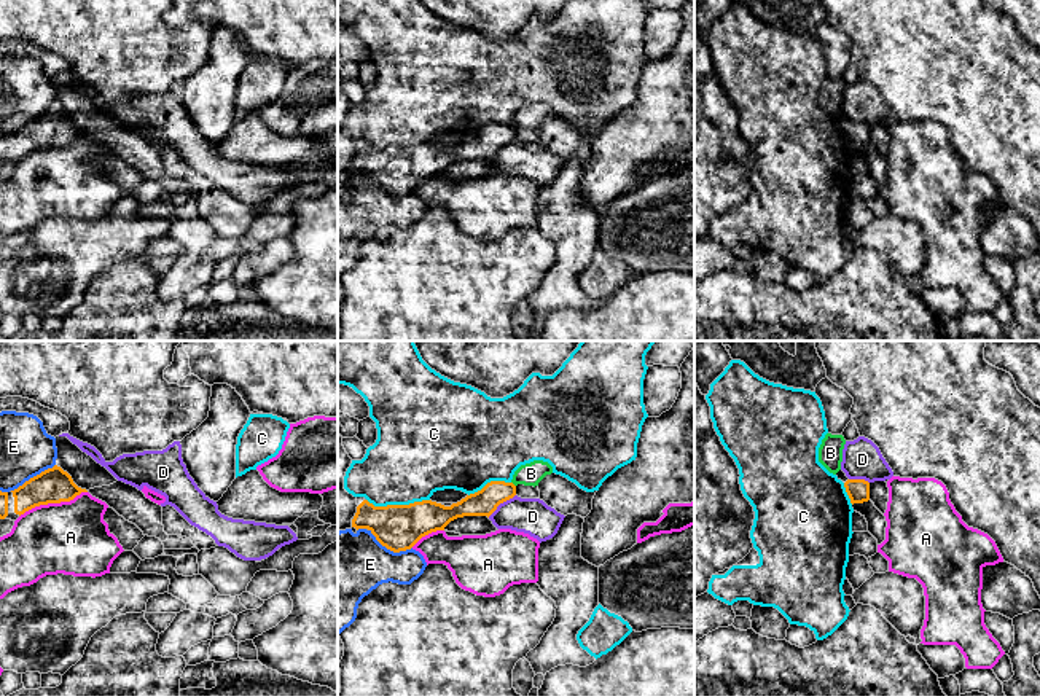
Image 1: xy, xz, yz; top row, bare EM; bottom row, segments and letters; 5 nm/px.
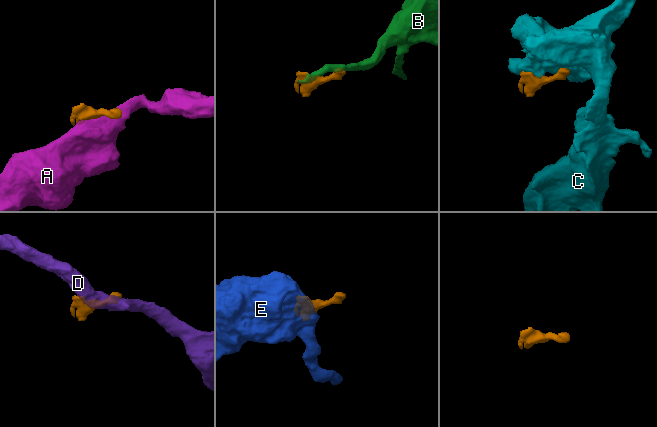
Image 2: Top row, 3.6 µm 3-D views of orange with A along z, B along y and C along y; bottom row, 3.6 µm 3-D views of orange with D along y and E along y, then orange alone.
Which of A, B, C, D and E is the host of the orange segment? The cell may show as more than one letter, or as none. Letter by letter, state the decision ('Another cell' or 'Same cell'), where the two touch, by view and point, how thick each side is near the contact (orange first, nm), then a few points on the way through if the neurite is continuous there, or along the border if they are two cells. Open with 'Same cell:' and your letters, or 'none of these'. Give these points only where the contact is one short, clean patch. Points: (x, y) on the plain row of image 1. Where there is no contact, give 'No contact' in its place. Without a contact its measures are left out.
Same cell: none of these
A: Another cell. Touches orange at xy (53, 145). Thickness 180 nm (orange) against 360 nm. Boundary: xy (86, 134), (69, 144), (35, 148), (19, 160)
B: Another cell. Touches orange at xz (513, 128). Thickness 140 nm (orange) against 110 nm. Boundary: xz (512, 125), (515, 129)
C: Another cell. Touches orange at xz (398, 148). Thickness 240 nm (orange) against 400 nm
D: Another cell. Touches orange at xz (500, 145). Thickness 140 nm (orange) against 180 nm. Boundary: xz (515, 137), (488, 160)
E: Another cell. Touches orange at xz (389, 191). Thickness 240 nm (orange) against 360 nm

